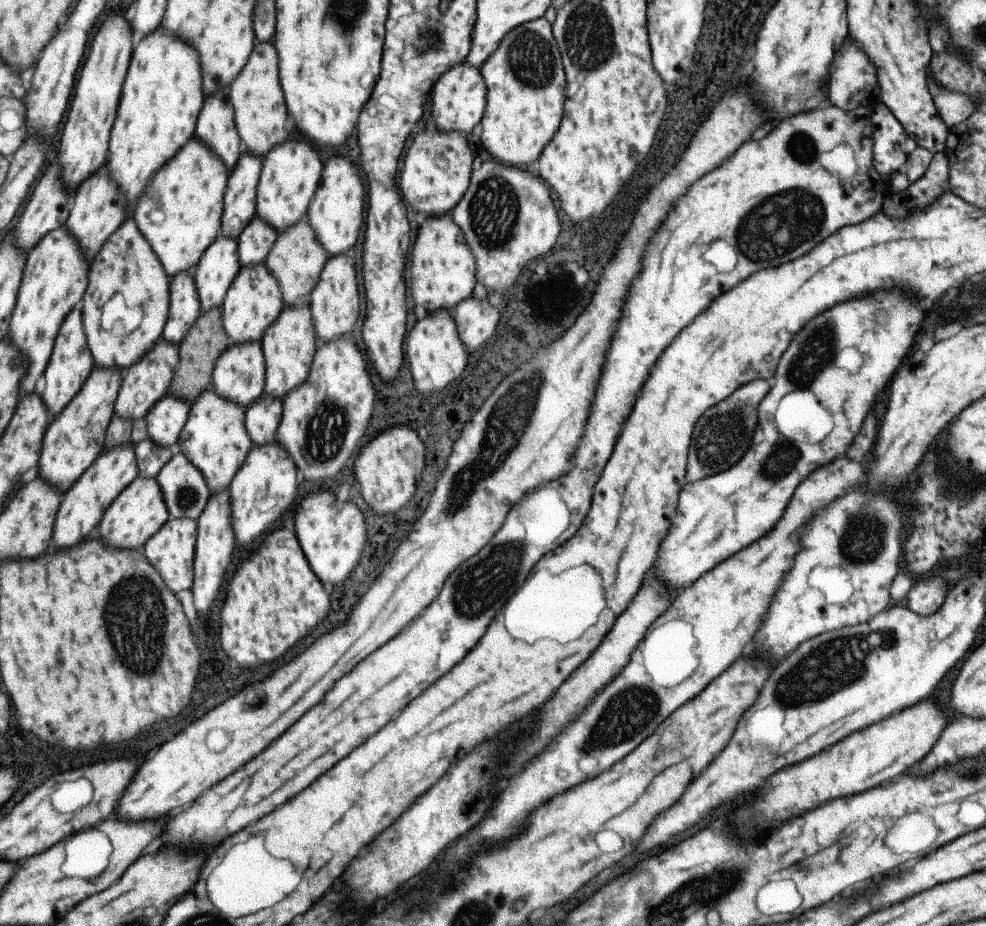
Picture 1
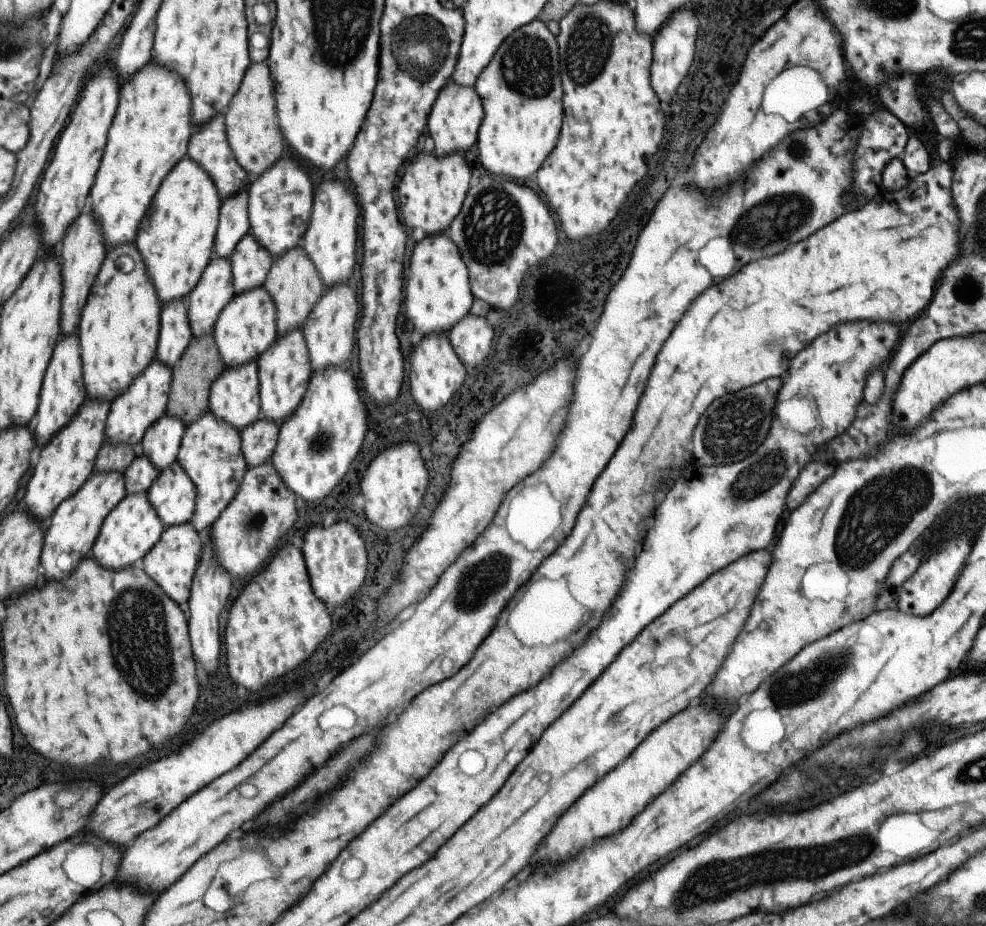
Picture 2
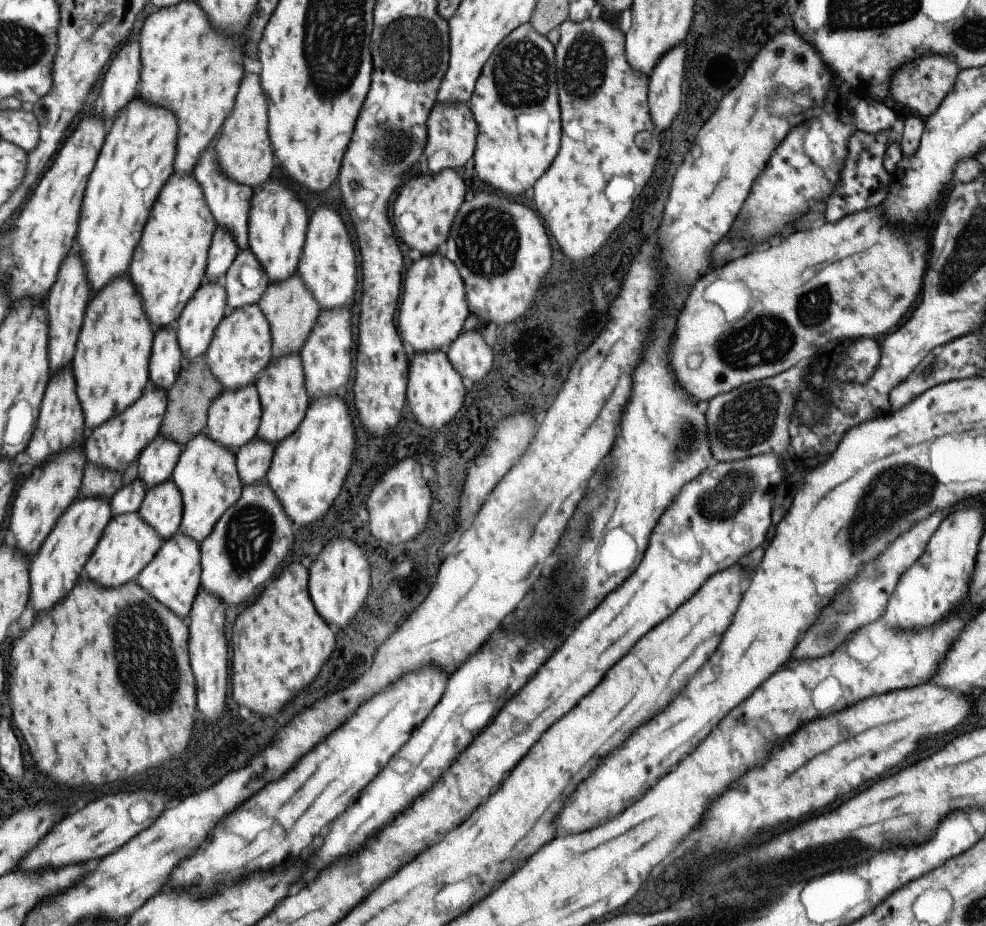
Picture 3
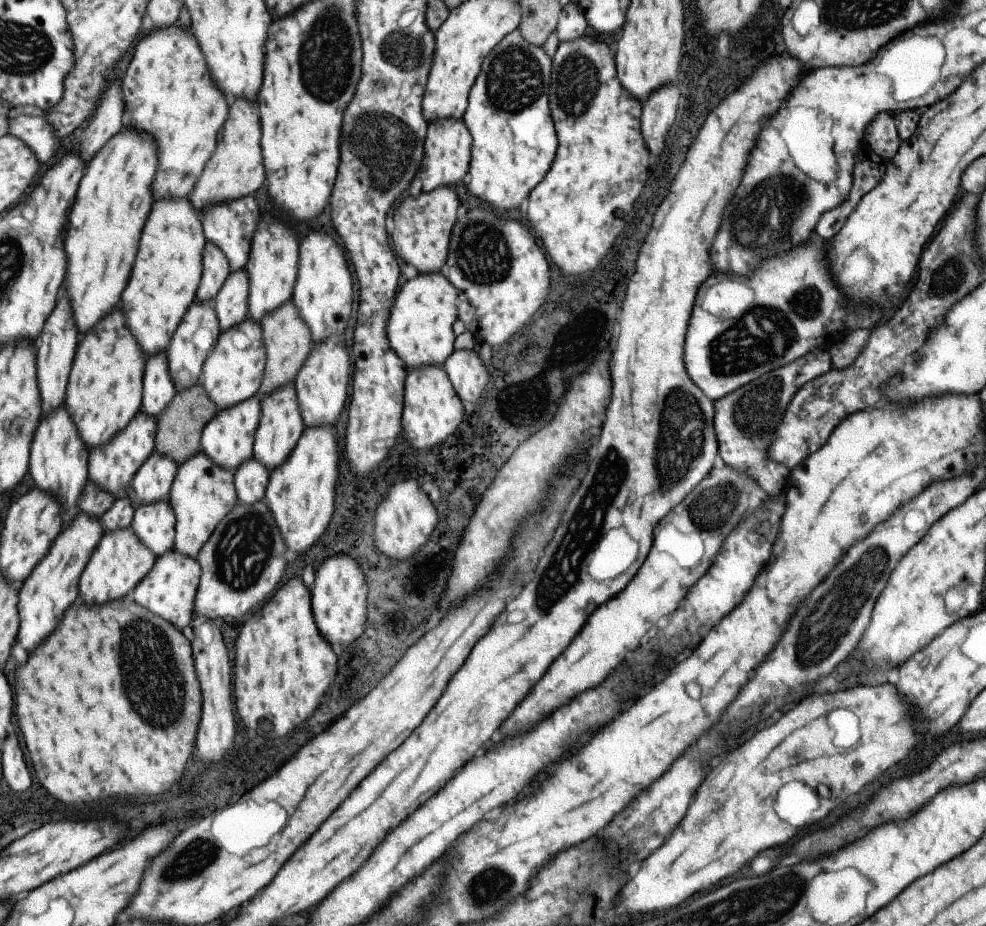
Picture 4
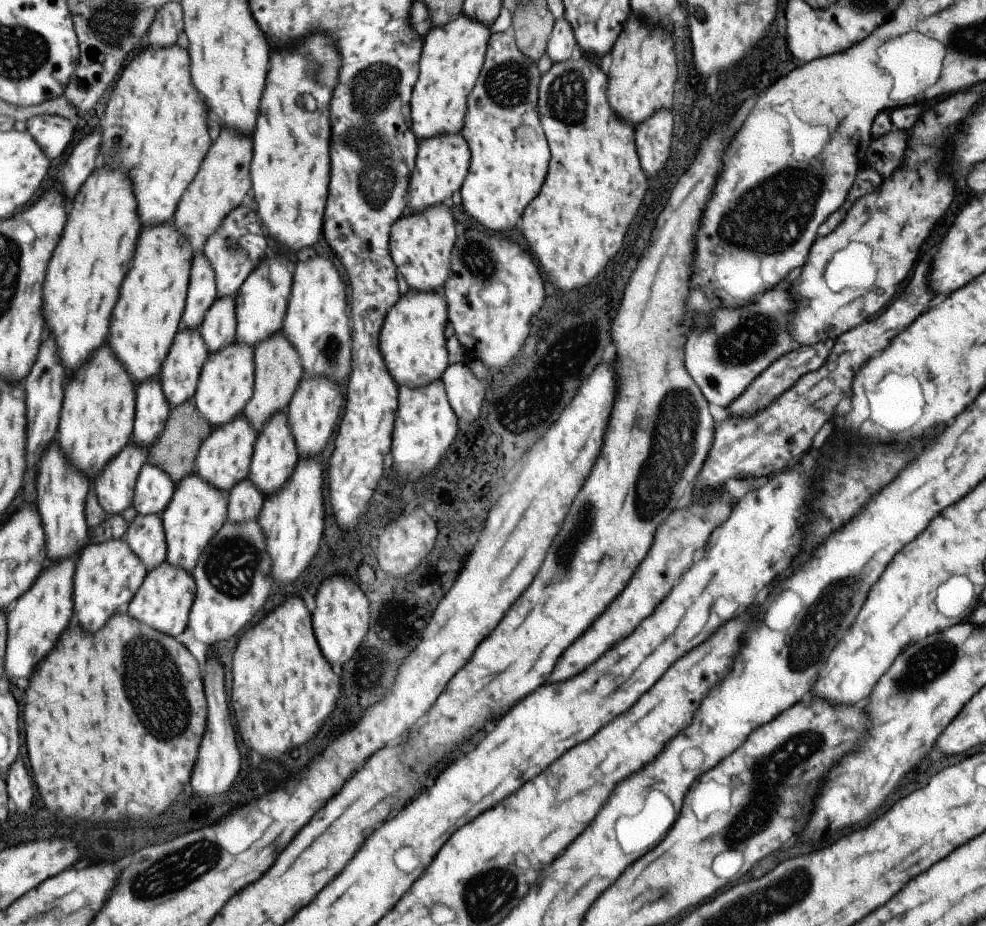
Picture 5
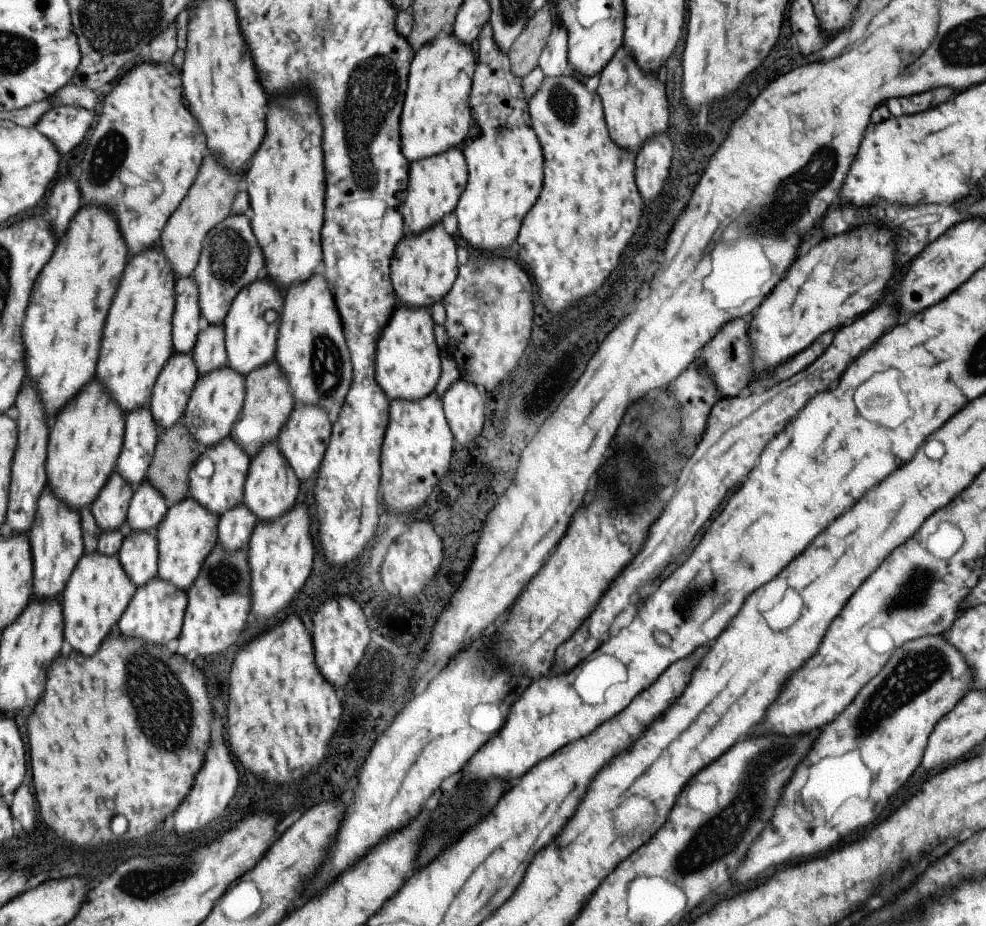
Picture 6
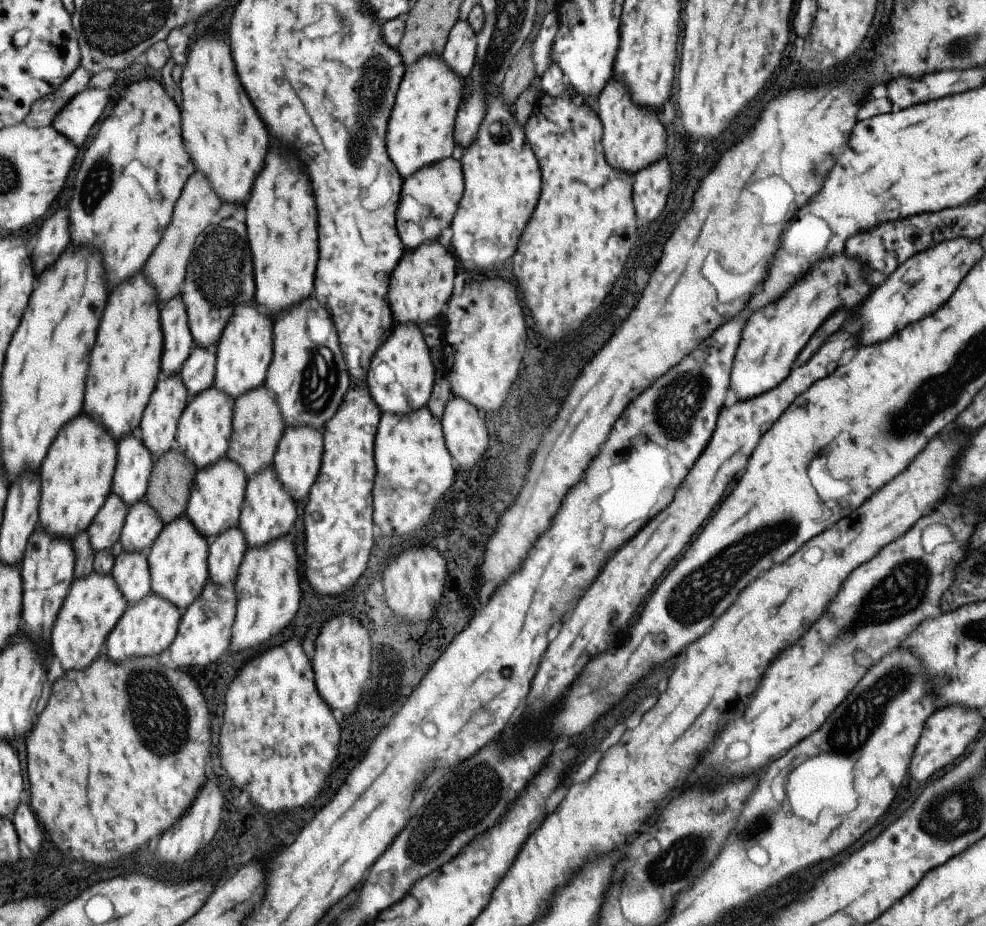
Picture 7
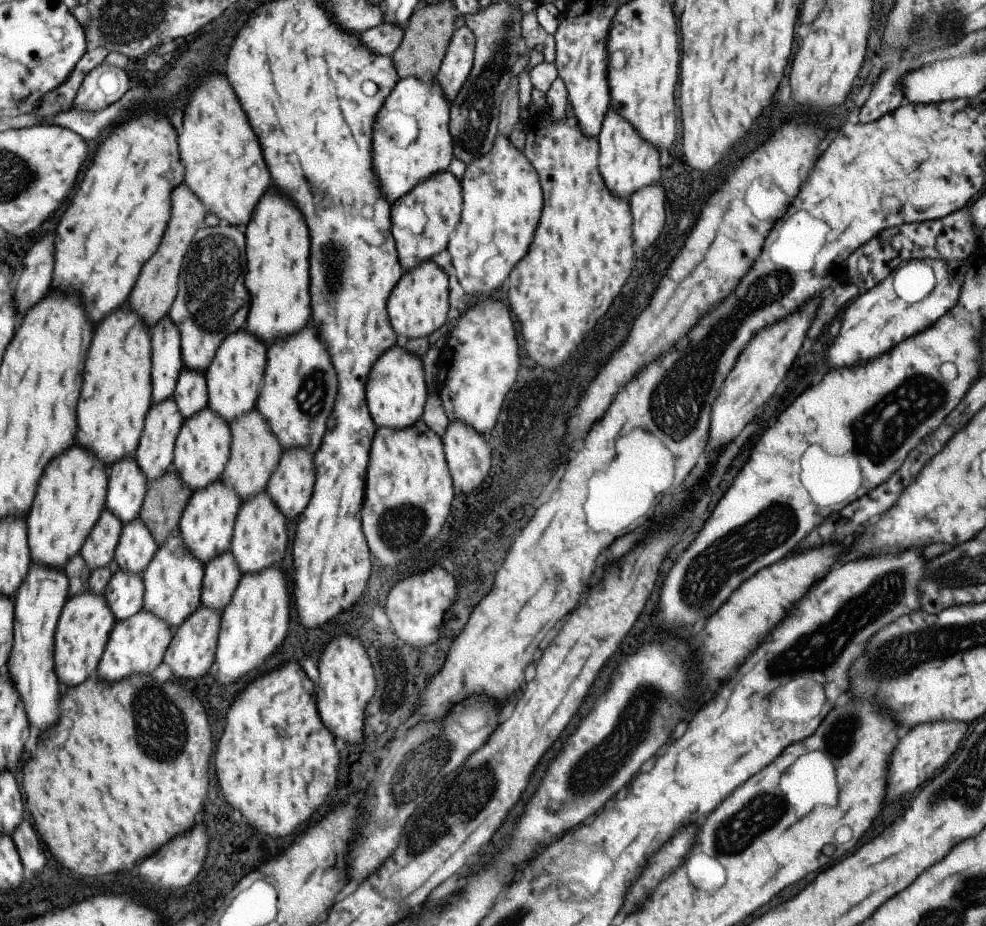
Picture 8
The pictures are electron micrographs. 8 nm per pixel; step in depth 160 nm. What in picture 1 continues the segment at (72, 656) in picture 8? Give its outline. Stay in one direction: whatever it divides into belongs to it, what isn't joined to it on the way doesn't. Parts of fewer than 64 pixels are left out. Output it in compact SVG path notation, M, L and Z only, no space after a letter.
M137 475L107 505L95 528L95 536L113 548L141 549L142 544L170 519L162 492L154 477Z

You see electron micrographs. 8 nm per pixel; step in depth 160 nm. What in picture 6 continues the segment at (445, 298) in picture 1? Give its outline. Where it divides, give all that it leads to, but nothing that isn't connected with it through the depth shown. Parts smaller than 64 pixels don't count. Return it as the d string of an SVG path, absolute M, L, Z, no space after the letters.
M396 307L376 340L374 374L388 400L419 400L434 390L440 377L440 354L433 340L429 308Z

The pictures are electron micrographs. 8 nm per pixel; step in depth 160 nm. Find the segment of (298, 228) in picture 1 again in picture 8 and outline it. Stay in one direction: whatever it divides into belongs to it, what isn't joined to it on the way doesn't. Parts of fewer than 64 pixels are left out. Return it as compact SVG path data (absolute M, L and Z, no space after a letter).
M255 407L235 417L228 425L230 453L219 479L224 485L234 488L240 502L243 502L256 492L265 490L282 451L277 437L268 429L267 421Z

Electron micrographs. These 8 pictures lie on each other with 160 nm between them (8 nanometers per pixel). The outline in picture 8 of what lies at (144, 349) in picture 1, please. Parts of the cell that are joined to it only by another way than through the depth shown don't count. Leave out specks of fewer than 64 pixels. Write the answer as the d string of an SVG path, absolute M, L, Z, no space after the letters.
M69 446L65 452L57 454L43 470L39 480L33 504L27 512L27 546L31 552L33 562L63 570L64 564L80 551L88 532L93 528L95 521L104 509L107 488L107 466L102 460L95 458L91 452L83 450L81 446Z

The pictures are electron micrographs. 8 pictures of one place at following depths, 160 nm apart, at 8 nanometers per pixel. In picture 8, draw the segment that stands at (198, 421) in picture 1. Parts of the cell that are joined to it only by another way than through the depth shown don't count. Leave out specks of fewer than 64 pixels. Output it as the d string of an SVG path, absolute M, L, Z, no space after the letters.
M179 532L169 535L163 544L156 547L151 560L141 572L144 586L143 609L158 616L175 630L200 605L203 567L204 564L184 545Z

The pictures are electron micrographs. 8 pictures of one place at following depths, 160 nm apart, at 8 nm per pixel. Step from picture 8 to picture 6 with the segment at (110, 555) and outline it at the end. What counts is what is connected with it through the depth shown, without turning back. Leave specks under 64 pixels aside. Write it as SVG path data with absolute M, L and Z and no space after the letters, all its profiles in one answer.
M111 471L95 500L90 504L91 514L102 532L118 530L126 520L132 491L130 484L127 484L117 471Z

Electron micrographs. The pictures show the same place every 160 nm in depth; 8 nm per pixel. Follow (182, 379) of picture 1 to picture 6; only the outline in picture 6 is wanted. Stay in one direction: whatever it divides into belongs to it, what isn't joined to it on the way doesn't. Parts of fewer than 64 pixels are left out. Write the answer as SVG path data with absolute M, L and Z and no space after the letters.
M181 420L158 431L154 451L148 462L146 480L163 495L167 508L189 496L188 470L204 447L190 435Z

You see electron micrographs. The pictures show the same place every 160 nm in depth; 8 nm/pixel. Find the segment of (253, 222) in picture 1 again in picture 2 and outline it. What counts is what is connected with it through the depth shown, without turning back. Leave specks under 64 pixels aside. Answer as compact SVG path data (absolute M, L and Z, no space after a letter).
M247 232L236 242L228 259L230 260L232 287L237 294L262 286L272 256L251 233Z

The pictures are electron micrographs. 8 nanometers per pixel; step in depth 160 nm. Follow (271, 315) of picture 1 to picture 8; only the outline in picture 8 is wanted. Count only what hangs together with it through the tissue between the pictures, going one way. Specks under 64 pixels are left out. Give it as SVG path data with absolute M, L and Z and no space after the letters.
M207 407L182 420L172 450L171 468L191 491L220 478L230 453L230 428L226 420Z

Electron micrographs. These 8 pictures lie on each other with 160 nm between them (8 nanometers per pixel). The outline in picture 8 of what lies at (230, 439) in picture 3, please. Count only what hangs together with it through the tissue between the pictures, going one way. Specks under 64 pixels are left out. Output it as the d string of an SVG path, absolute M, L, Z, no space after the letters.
M220 479L192 491L178 522L179 536L191 554L205 564L211 557L230 548L234 518L240 507L240 498L234 488L224 485Z

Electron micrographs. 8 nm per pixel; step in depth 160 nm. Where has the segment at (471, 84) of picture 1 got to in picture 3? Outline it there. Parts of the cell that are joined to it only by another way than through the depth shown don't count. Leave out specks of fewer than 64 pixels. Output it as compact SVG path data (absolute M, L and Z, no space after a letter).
M435 103L426 120L424 170L435 174L444 168L461 171L463 164L473 156L477 125L468 103Z

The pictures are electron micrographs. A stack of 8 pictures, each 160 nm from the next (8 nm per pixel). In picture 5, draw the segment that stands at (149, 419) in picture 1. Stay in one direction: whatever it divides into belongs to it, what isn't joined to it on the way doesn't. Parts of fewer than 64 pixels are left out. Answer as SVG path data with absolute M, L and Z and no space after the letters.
M146 462L137 473L131 505L137 515L160 515L171 498L174 486L169 476Z

